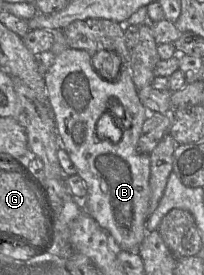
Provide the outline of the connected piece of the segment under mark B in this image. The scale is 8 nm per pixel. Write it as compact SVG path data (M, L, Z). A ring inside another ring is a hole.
M67 48L54 57L44 79L60 135L60 145L68 153L77 169L77 174L87 186L87 195L82 201L83 208L109 233L116 249L138 252L147 233L146 221L149 217L151 197L150 156L138 151L138 140L149 111L141 103L131 76L131 55L130 63L121 63L117 79L108 80L95 69L93 58L87 51ZM112 101L118 101L121 104L124 116L127 118L127 127L123 128L123 135L118 143L100 139L96 134L97 121L104 112L110 109Z

